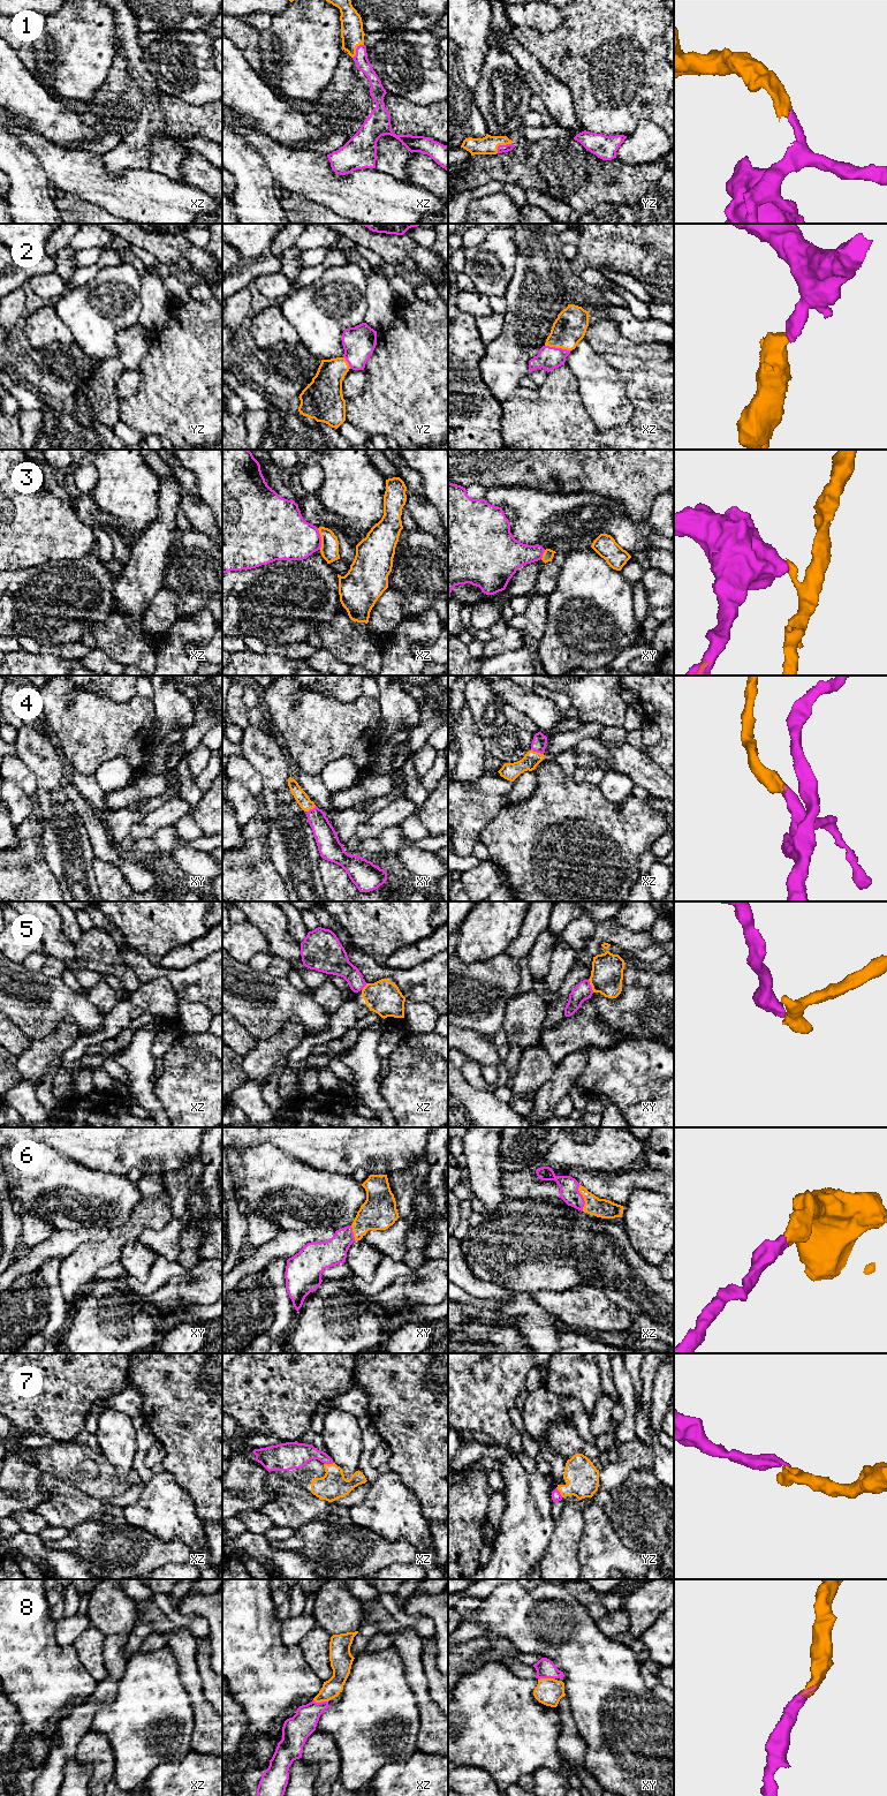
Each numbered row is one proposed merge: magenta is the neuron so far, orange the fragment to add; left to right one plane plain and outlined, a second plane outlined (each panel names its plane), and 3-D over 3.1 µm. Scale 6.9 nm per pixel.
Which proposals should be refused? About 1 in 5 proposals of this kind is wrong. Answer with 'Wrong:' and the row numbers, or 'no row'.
Wrong: 3, 5

